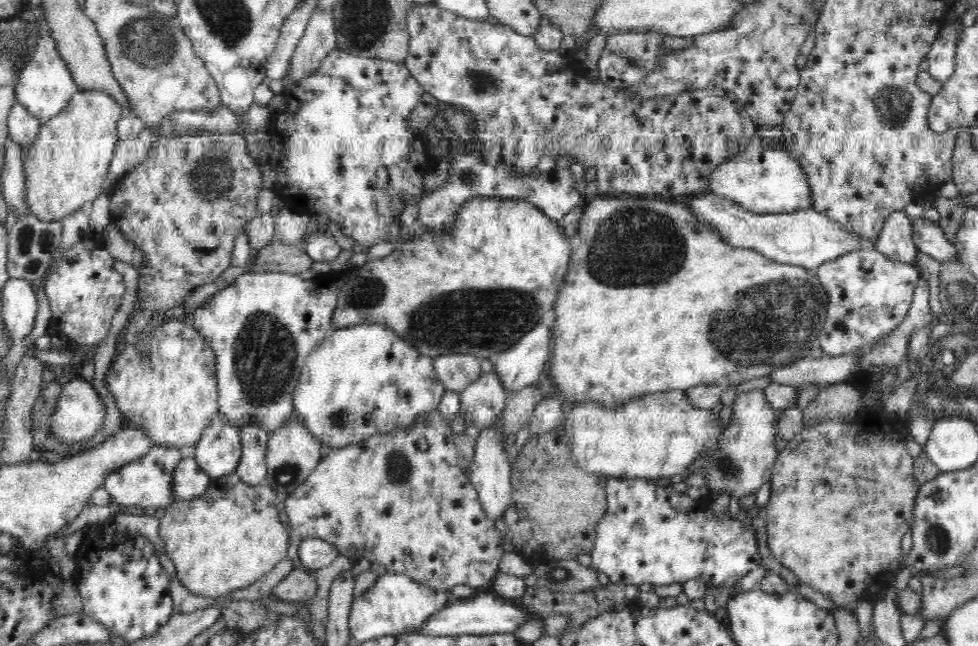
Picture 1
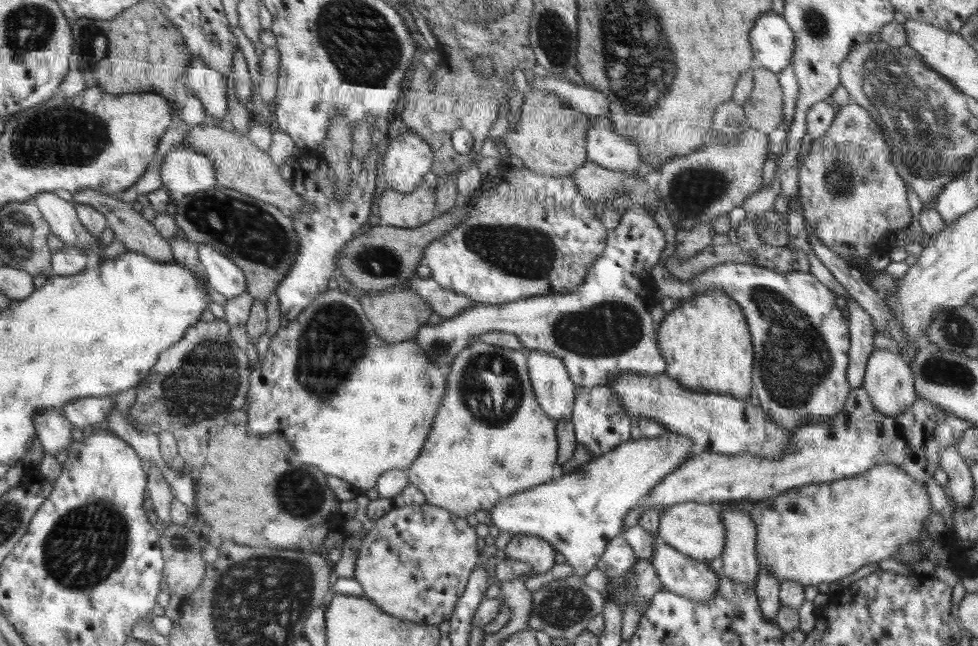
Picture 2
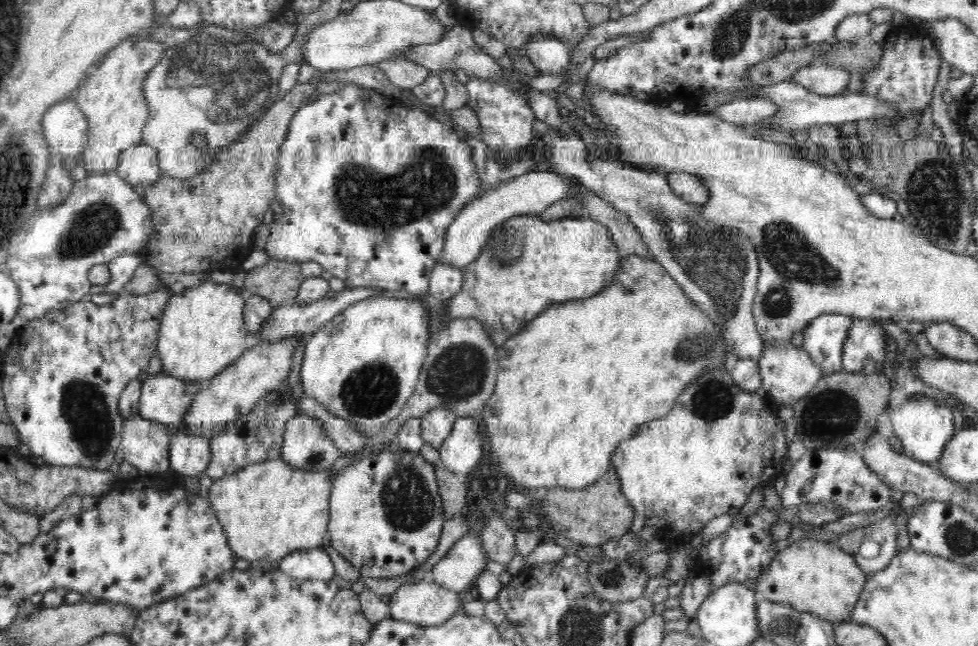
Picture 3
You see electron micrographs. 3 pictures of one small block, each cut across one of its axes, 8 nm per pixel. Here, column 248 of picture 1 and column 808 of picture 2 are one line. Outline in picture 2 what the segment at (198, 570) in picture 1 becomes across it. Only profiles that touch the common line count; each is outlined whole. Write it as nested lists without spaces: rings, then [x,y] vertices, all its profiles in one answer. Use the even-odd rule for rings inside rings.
[[[882,464],[879,467],[872,467],[870,471],[864,472],[863,475],[854,476],[847,479],[838,479],[828,483],[808,484],[803,487],[790,488],[776,497],[763,499],[754,504],[754,509],[750,511],[751,519],[755,521],[756,532],[758,533],[758,559],[759,567],[763,570],[768,570],[779,584],[782,582],[796,582],[804,586],[817,585],[820,582],[836,582],[840,578],[846,578],[848,574],[853,574],[866,566],[866,564],[880,563],[885,558],[894,557],[899,548],[906,546],[909,543],[919,540],[923,526],[930,522],[928,516],[932,513],[930,508],[930,498],[926,492],[927,483],[917,482],[912,479],[903,469],[896,468],[890,464]]]

